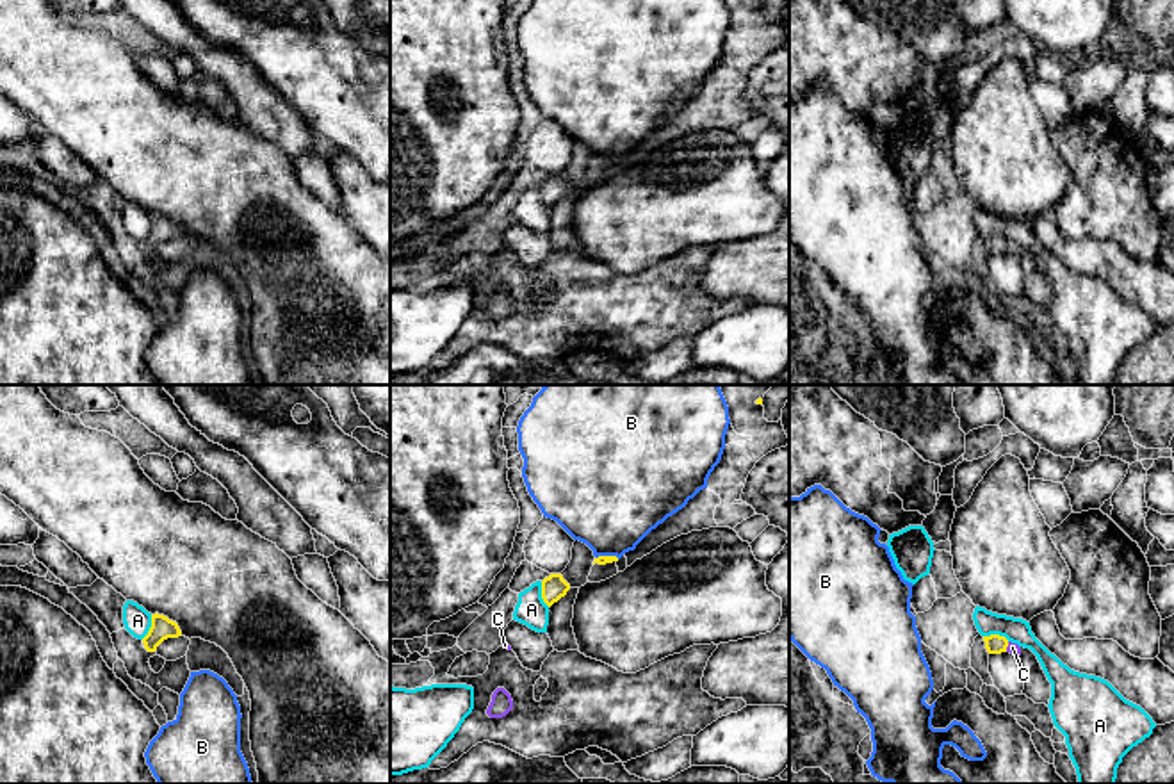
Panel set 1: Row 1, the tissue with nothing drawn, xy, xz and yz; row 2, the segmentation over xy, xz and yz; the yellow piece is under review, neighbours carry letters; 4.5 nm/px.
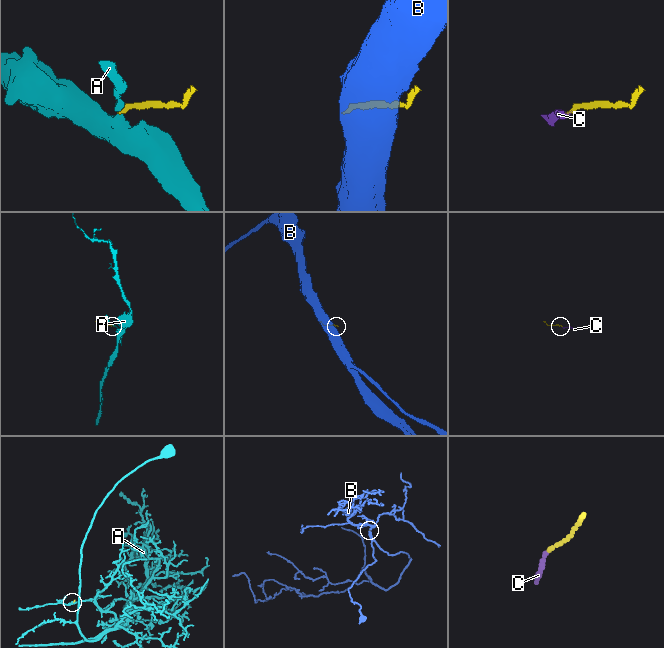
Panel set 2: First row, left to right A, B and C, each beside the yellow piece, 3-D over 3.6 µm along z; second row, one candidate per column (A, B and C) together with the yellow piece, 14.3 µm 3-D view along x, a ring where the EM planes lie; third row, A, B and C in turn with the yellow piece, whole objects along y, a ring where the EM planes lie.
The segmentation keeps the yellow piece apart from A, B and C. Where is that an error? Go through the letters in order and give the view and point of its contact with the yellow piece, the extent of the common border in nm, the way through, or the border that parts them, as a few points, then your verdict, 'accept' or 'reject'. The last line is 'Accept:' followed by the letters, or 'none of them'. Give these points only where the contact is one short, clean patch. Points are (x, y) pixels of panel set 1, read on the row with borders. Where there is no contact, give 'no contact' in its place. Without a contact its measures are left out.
A: contact xz (542, 594); length 130 nm; border xz (540, 581), (540, 597), (549, 606); reject
B: contact xz (608, 556); length 110 nm; reject
C: contact yz (1007, 645); length 50 nm; way yz (994, 644), (1007, 645), (1012, 647); accept
Accept: C

